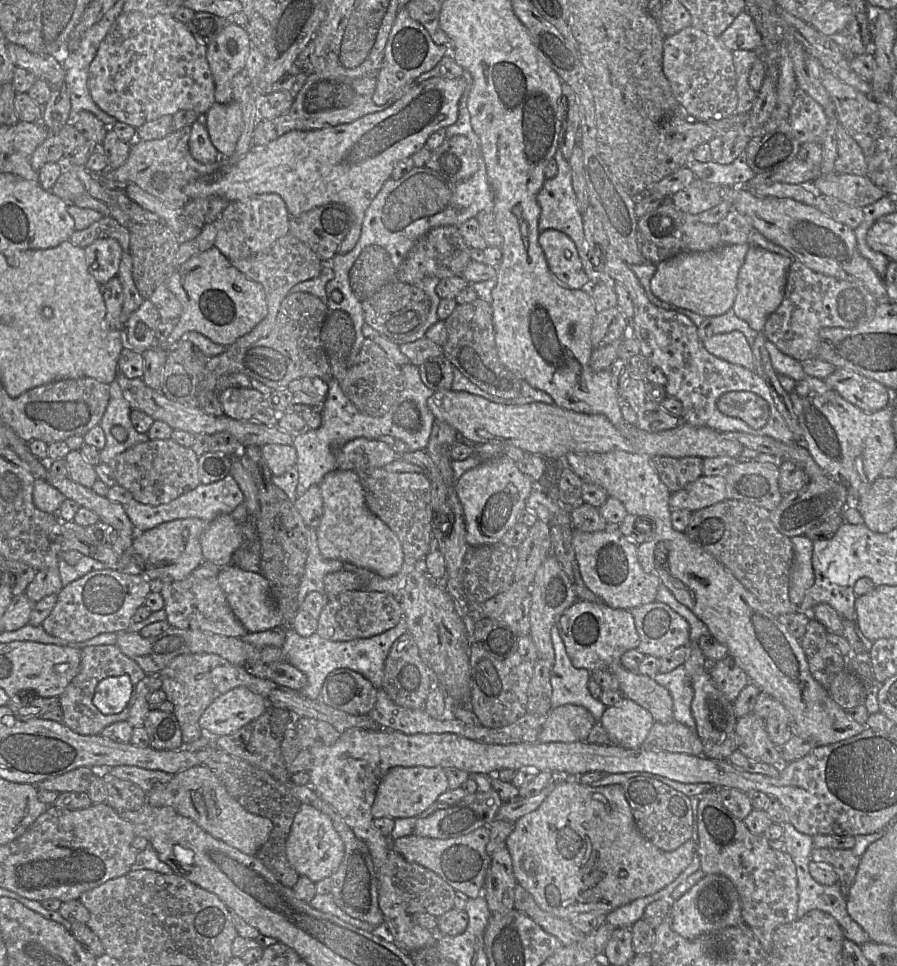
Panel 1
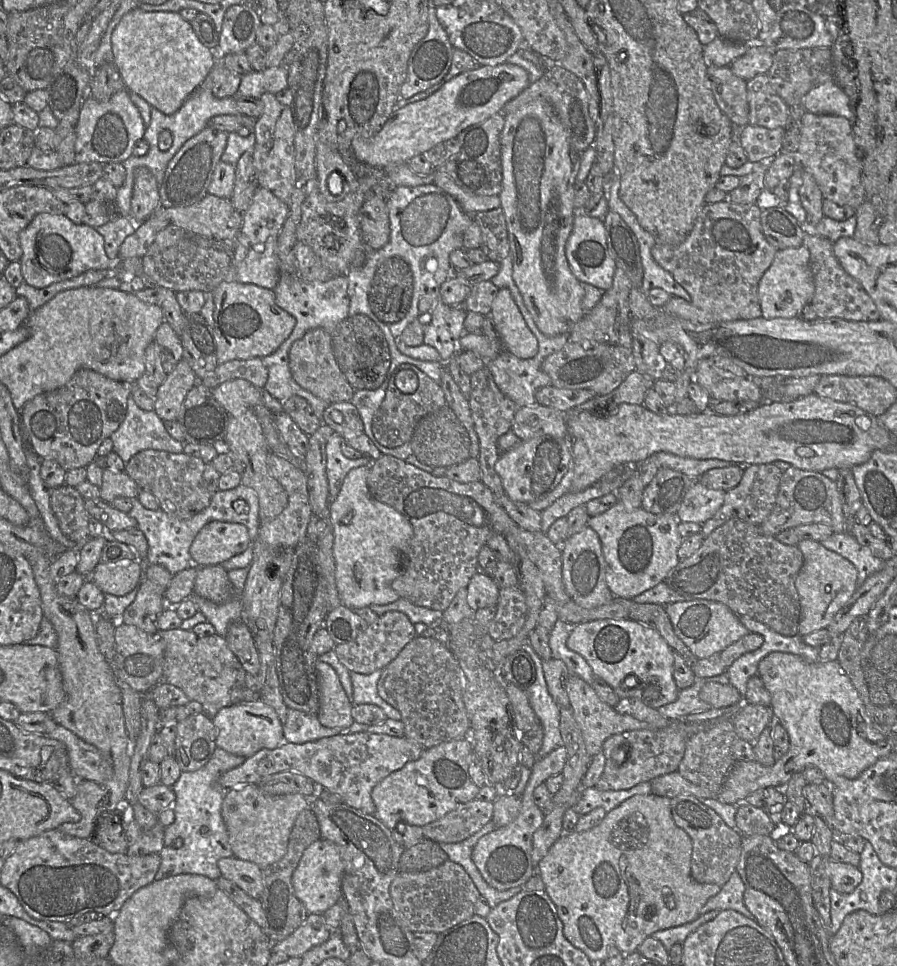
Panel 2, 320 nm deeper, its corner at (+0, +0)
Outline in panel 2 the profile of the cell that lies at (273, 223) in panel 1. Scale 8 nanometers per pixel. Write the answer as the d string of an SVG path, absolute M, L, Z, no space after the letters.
M259 187L243 215L239 234L251 248L262 246L269 238L277 238L288 215L288 204L270 190Z

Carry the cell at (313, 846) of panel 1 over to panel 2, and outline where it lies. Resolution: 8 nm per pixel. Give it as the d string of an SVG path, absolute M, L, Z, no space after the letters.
M320 838L303 853L296 868L292 884L297 898L304 904L308 914L323 914L342 898L344 864L338 847L331 841Z

